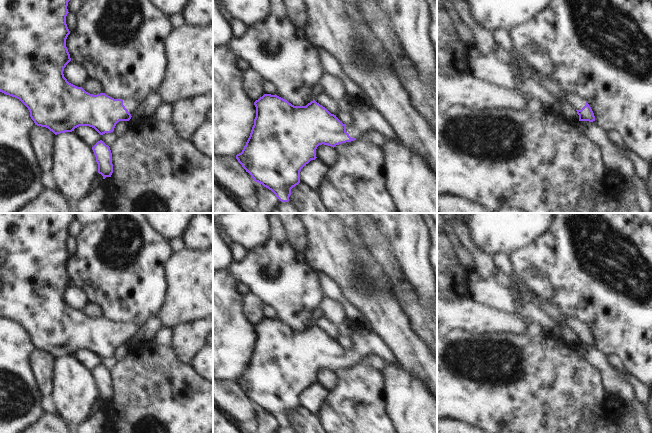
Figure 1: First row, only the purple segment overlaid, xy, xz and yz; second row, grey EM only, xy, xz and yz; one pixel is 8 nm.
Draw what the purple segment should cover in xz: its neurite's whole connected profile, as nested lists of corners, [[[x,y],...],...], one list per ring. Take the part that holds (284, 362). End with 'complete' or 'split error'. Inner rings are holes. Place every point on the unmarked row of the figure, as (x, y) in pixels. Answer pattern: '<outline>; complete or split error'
[[[264,318],[254,326],[254,329],[256,331],[254,349],[246,369],[242,376],[236,379],[236,383],[246,396],[251,399],[255,406],[271,414],[281,426],[289,425],[291,413],[300,407],[301,393],[311,384],[317,382],[316,373],[319,369],[324,368],[334,372],[336,369],[361,362],[369,354],[378,355],[386,364],[396,361],[390,349],[377,335],[357,326],[352,327],[350,333],[352,345],[349,349],[343,348],[336,339],[331,338],[315,324],[311,325],[306,330],[294,330],[276,318]]]; split error

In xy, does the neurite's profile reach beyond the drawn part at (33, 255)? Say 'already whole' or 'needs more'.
needs more

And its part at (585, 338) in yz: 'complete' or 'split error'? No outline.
split error

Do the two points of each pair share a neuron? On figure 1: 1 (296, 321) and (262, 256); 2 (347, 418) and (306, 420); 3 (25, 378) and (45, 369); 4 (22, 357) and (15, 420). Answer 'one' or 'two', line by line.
1: one
2: two
3: two
4: one

